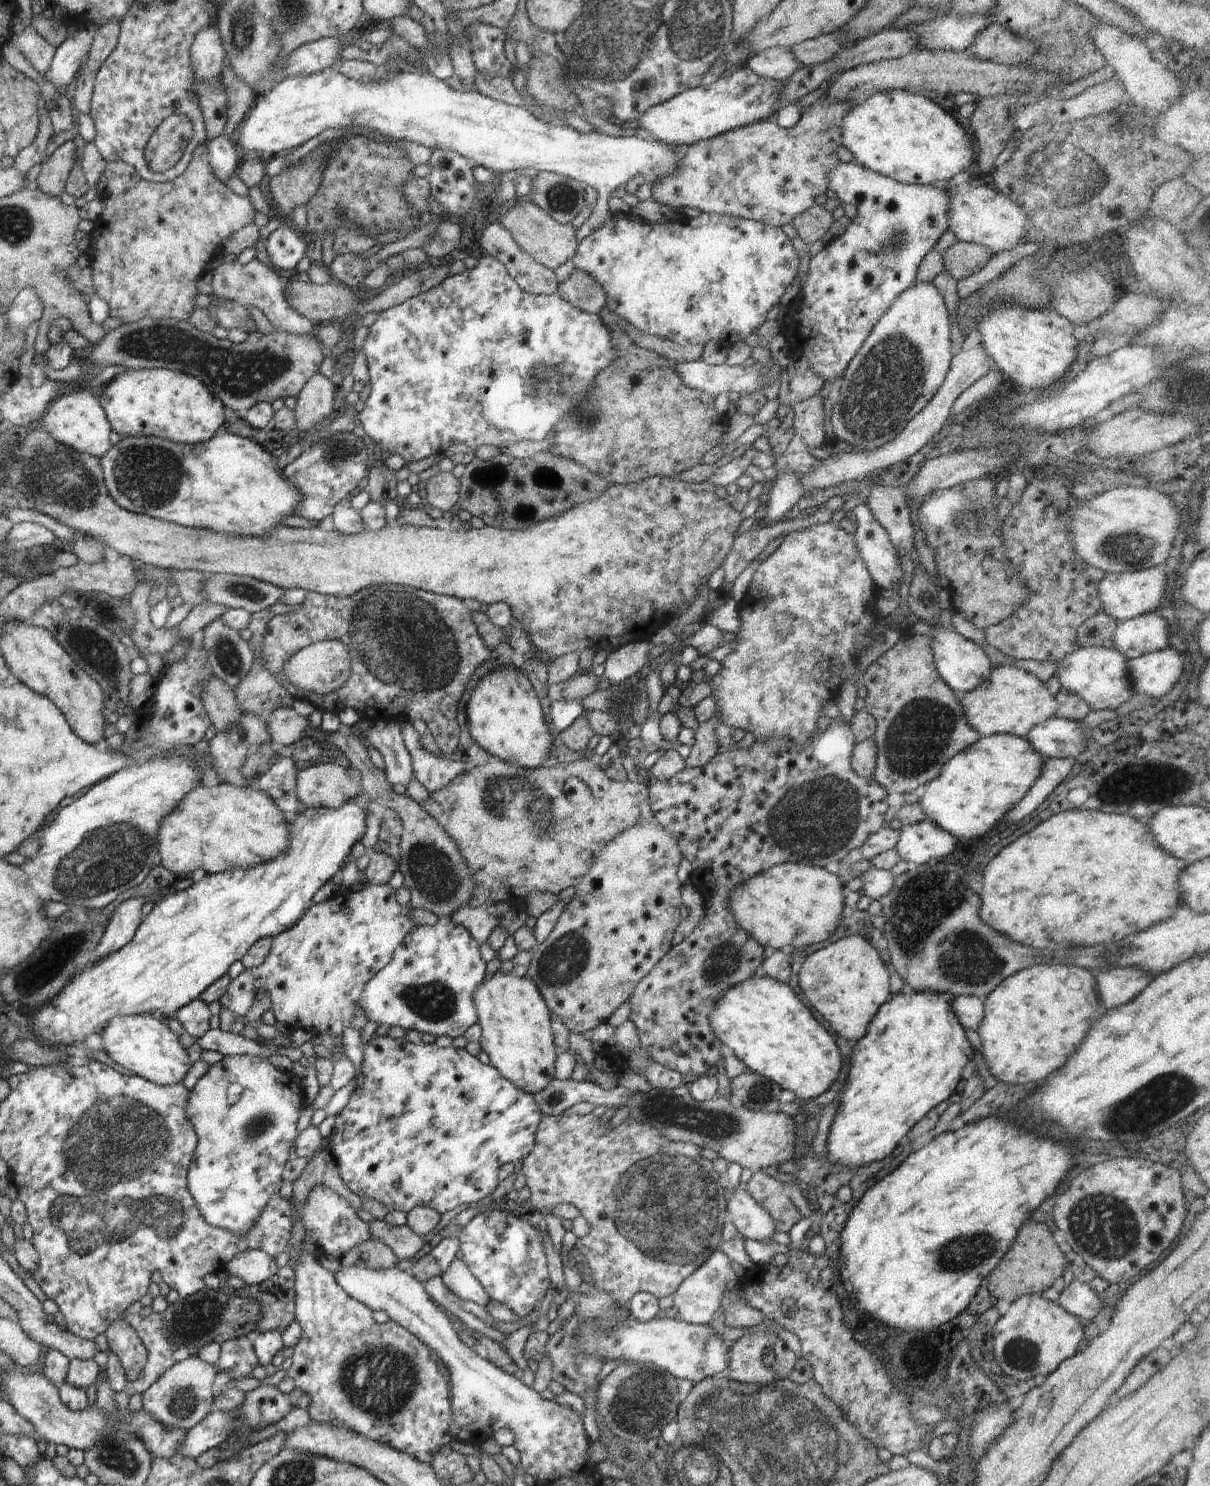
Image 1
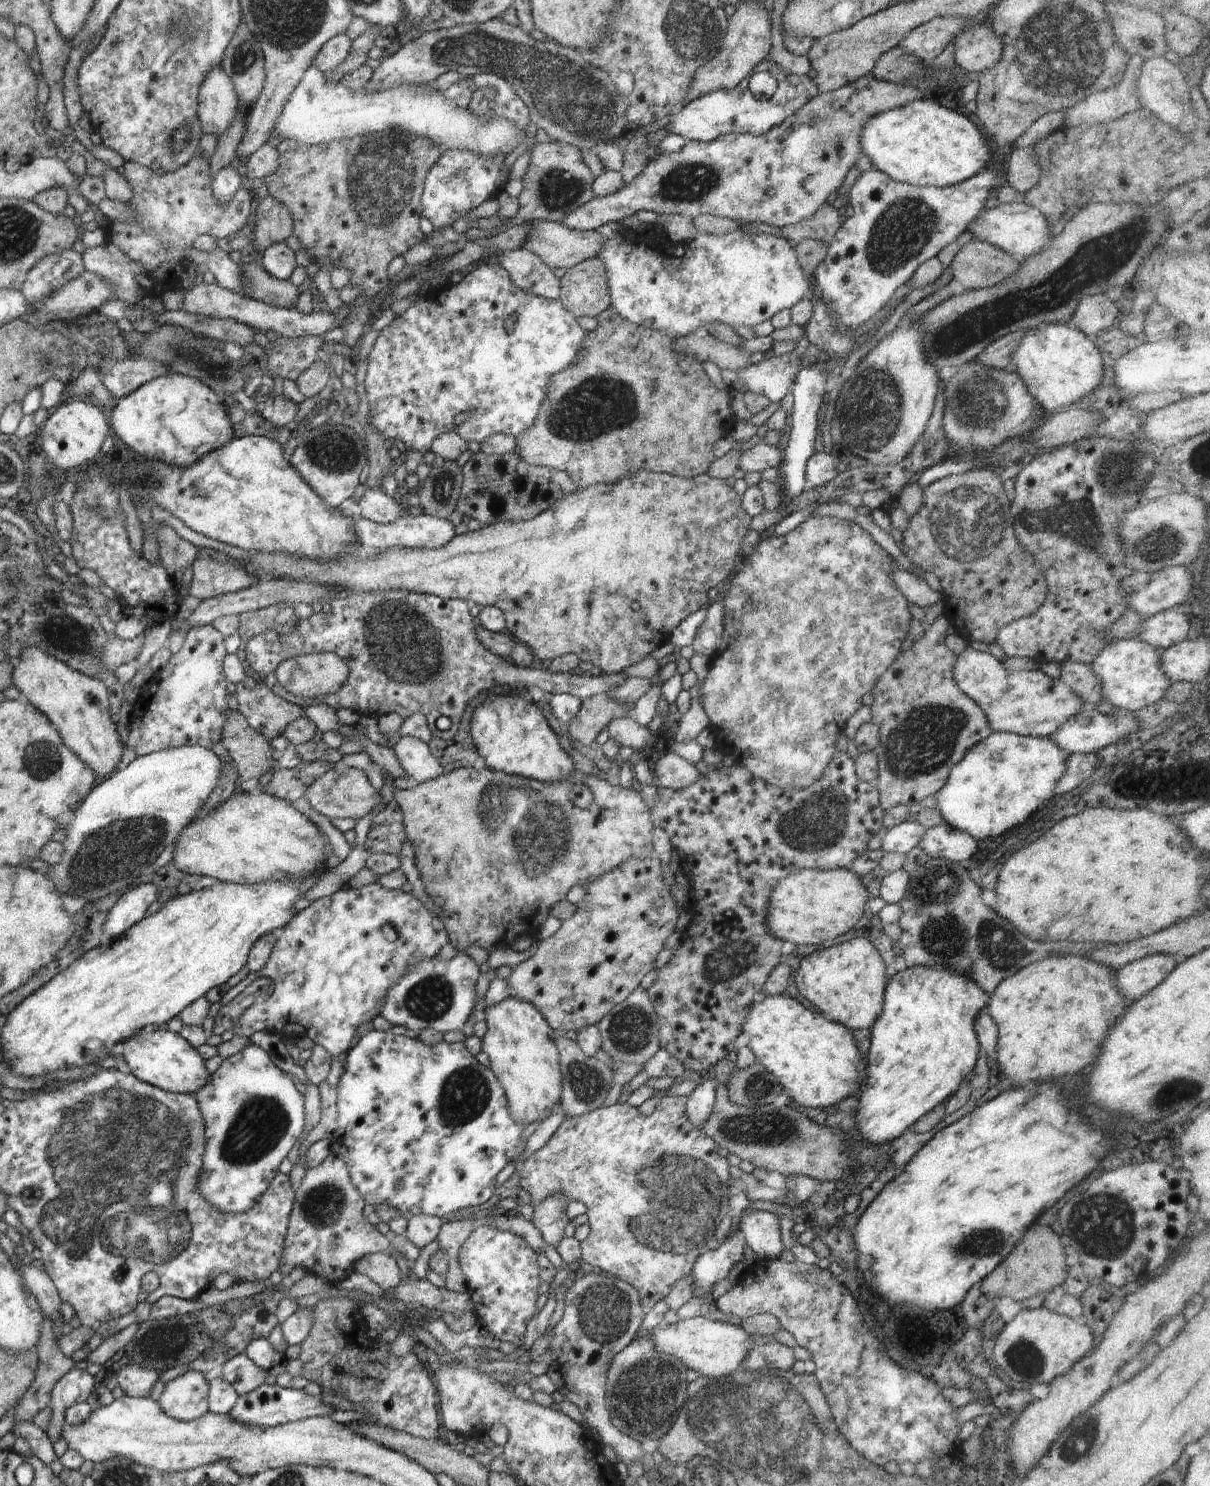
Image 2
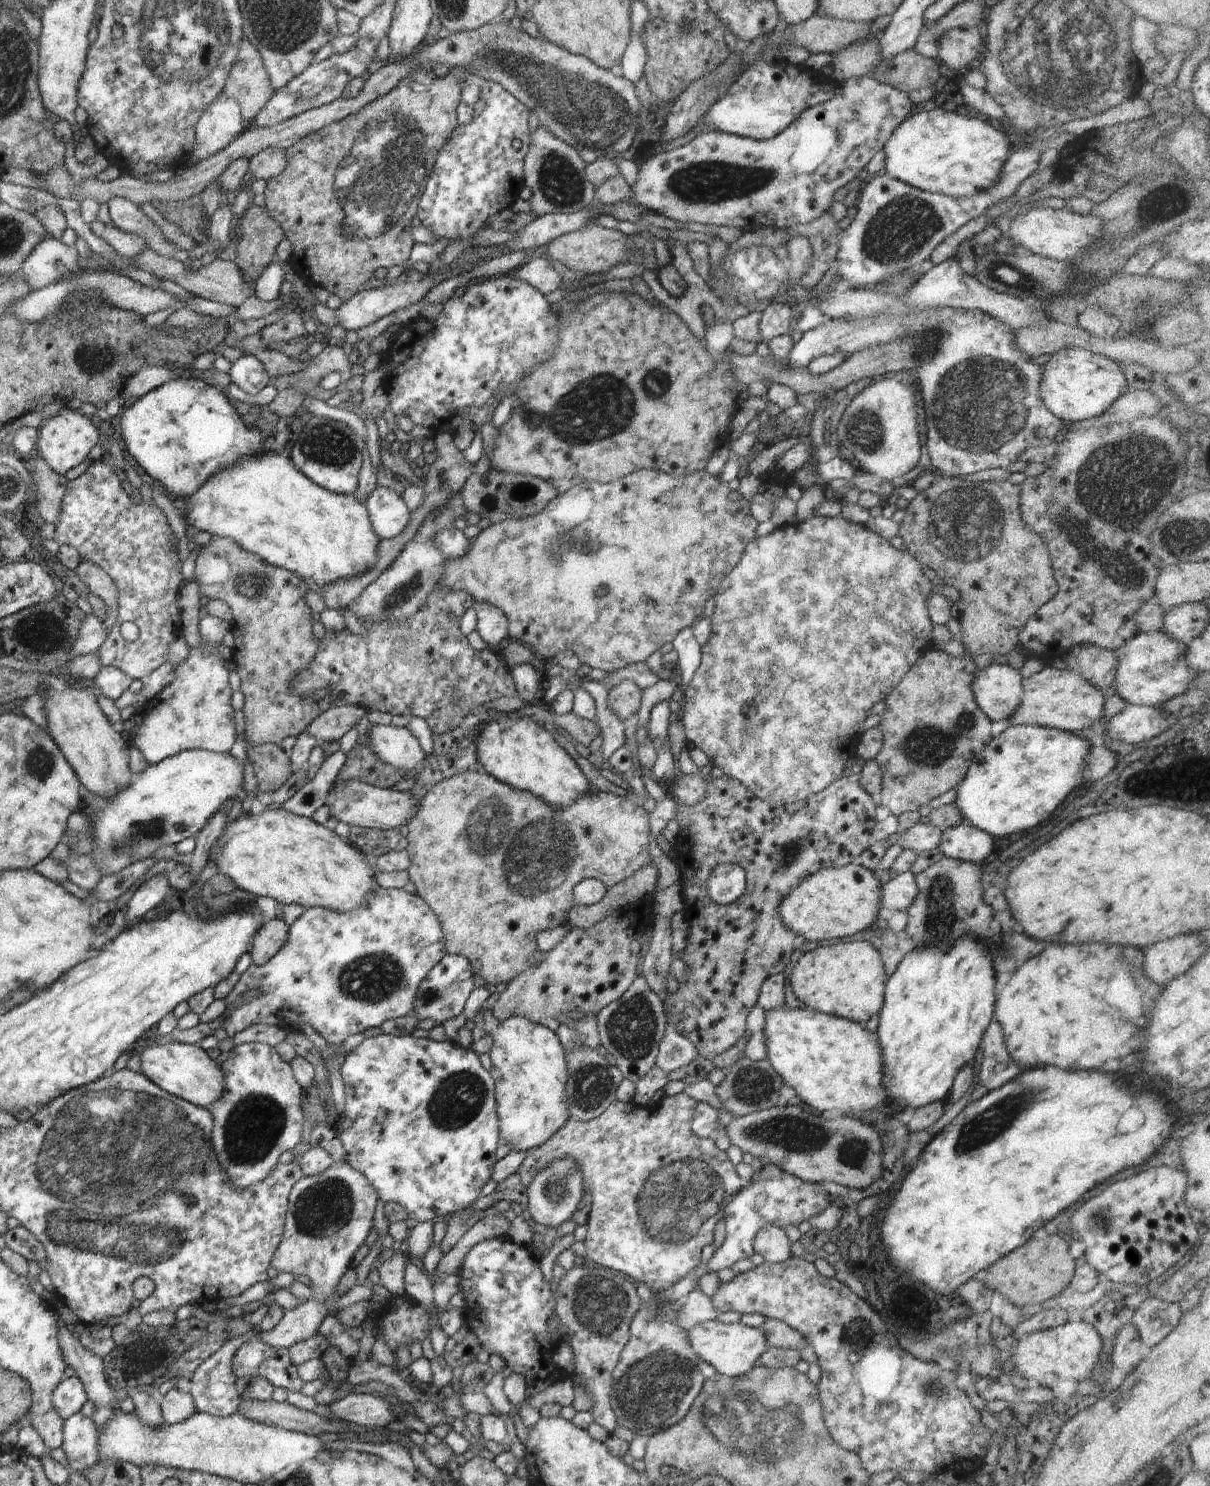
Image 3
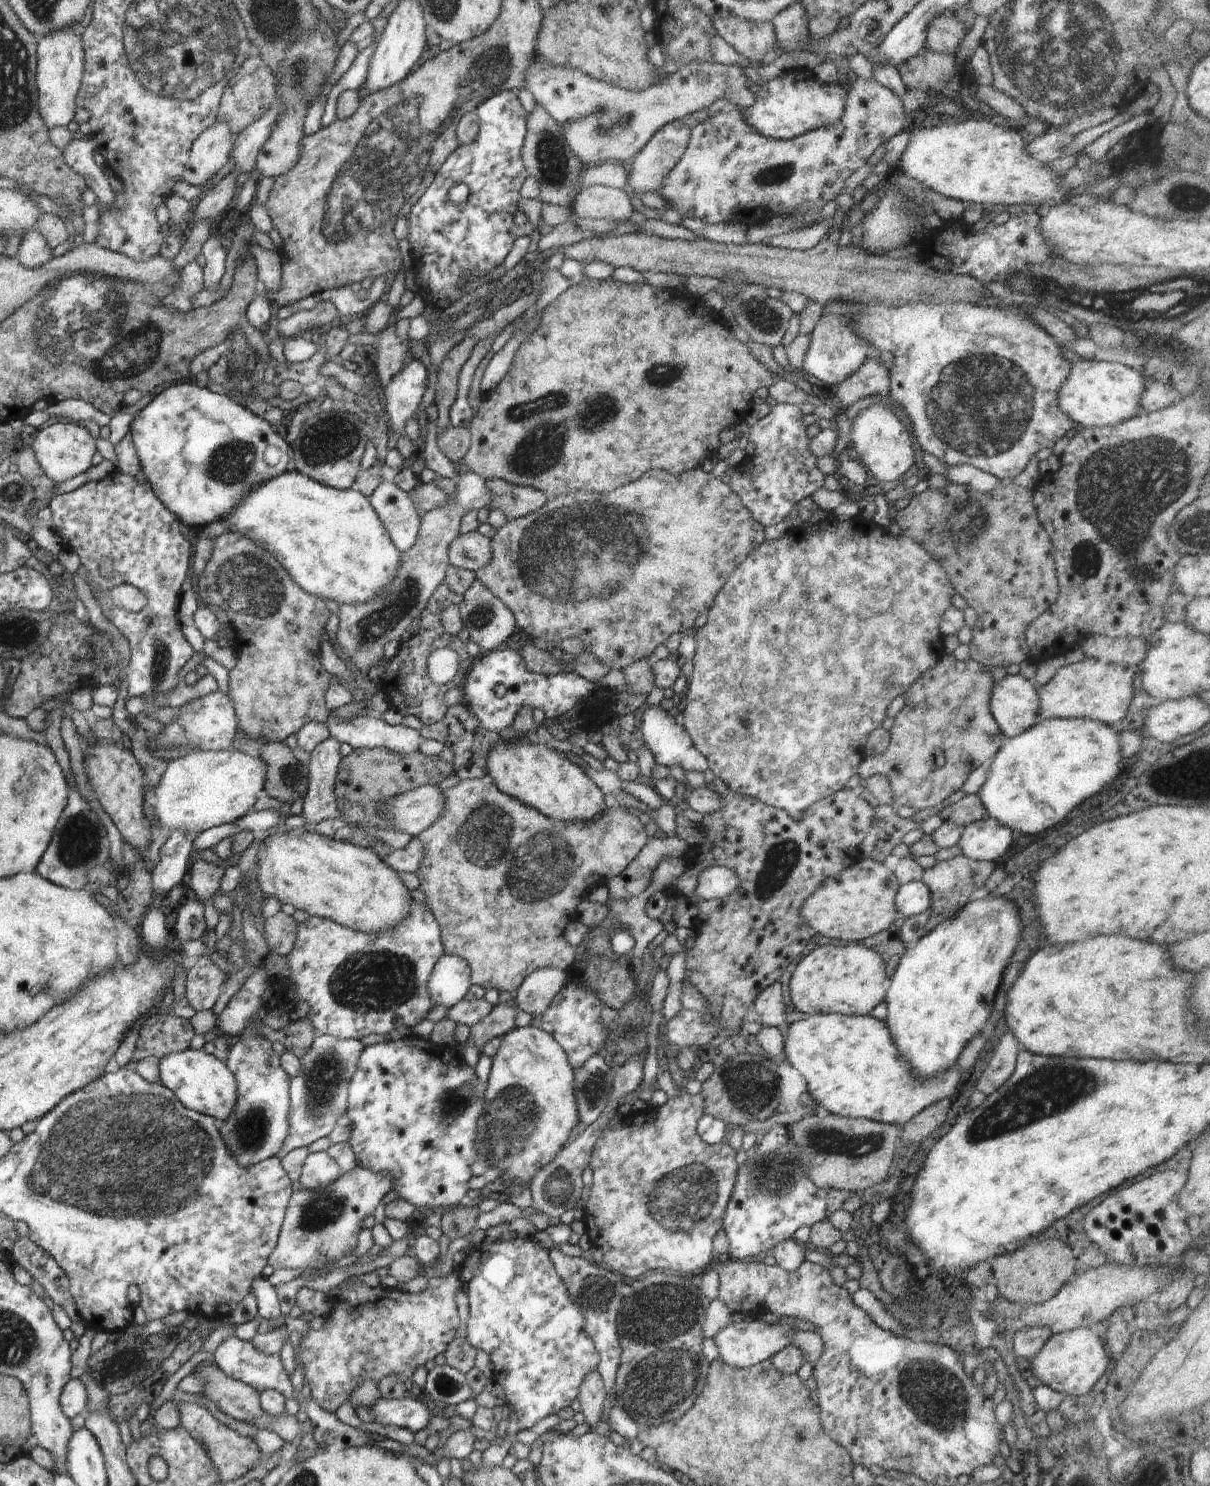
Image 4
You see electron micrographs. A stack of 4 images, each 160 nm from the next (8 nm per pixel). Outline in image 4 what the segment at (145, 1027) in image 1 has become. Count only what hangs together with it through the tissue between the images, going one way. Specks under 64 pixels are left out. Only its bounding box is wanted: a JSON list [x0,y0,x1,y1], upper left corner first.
[158,1049,237,1122]

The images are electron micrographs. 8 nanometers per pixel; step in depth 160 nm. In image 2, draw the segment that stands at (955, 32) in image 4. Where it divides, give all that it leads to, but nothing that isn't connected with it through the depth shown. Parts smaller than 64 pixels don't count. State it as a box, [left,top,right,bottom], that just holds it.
[954,21,1002,75]

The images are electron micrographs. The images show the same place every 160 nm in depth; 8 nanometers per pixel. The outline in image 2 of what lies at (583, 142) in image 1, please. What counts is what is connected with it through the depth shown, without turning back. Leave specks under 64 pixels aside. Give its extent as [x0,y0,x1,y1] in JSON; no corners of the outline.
[271,65,526,156]

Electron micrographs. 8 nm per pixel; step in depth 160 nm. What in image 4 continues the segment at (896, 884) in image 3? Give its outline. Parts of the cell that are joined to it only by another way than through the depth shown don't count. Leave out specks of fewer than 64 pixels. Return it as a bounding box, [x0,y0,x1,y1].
[896,881,932,918]

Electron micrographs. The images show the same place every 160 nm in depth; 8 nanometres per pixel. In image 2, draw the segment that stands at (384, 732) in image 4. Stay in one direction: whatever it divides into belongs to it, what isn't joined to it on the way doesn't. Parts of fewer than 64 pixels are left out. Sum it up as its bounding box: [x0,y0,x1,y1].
[391,737,445,784]

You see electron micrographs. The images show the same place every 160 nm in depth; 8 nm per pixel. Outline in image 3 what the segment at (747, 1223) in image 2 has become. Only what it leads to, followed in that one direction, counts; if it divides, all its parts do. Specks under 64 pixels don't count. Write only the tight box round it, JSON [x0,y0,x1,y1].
[754,1224,792,1264]

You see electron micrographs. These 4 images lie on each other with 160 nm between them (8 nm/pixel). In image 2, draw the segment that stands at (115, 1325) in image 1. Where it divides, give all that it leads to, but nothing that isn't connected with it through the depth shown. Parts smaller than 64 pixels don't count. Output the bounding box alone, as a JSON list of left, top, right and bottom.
[117,1365,160,1399]

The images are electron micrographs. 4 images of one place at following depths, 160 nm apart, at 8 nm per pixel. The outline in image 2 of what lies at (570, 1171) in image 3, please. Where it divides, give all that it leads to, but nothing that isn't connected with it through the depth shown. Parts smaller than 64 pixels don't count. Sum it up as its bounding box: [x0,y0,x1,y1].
[532,1193,571,1247]

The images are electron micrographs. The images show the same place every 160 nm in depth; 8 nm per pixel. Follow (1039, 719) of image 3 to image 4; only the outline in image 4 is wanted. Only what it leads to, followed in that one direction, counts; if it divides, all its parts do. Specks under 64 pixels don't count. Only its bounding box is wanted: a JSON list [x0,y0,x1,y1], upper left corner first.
[1038,659,1134,726]

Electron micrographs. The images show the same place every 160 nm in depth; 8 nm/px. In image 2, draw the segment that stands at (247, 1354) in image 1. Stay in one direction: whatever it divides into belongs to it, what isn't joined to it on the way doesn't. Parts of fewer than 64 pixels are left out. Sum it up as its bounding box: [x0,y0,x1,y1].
[220,1353,266,1396]

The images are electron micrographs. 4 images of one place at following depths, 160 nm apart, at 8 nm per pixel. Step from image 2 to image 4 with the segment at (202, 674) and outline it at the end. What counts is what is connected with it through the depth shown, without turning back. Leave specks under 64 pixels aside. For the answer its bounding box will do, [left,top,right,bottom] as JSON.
[148,691,237,751]

